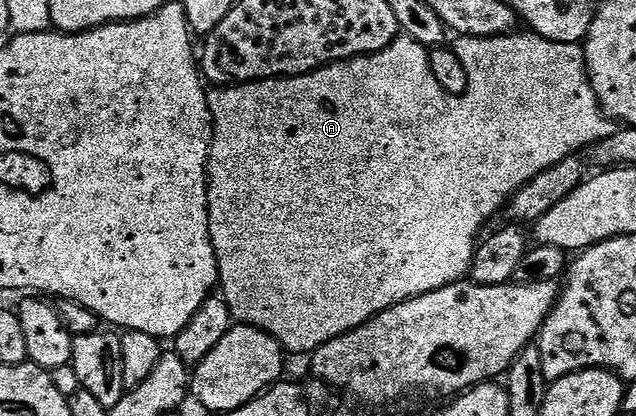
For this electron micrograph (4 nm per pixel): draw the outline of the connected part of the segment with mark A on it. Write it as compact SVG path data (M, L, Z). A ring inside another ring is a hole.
M534 33L519 35L493 35L491 37L459 37L453 43L453 49L457 57L461 57L461 65L465 65L465 77L469 80L469 90L465 95L450 95L441 85L437 85L437 77L433 77L431 72L431 60L428 48L422 47L417 41L413 41L409 36L400 34L385 49L381 49L372 55L358 55L355 59L345 59L342 63L329 63L325 67L319 67L316 71L310 71L308 75L292 75L290 77L280 77L277 79L258 79L255 83L238 83L235 87L217 87L207 92L209 109L213 120L213 130L211 133L211 152L207 158L207 200L209 201L209 233L213 241L213 249L217 257L219 266L219 285L224 301L229 305L232 320L239 323L247 323L251 327L257 327L269 333L283 347L284 352L295 355L310 356L318 347L333 341L333 337L341 337L369 321L377 313L389 309L398 303L409 301L418 295L424 295L430 291L441 289L450 283L458 283L468 278L471 262L475 256L475 248L484 234L483 226L487 219L491 219L495 214L502 212L506 208L511 196L515 195L537 173L545 173L557 161L565 161L565 157L582 152L582 147L590 148L592 145L601 142L605 137L612 135L617 130L616 124L612 122L606 111L599 106L597 97L591 88L591 82L587 76L587 66L582 50L577 49L574 43L558 43L542 39Z

